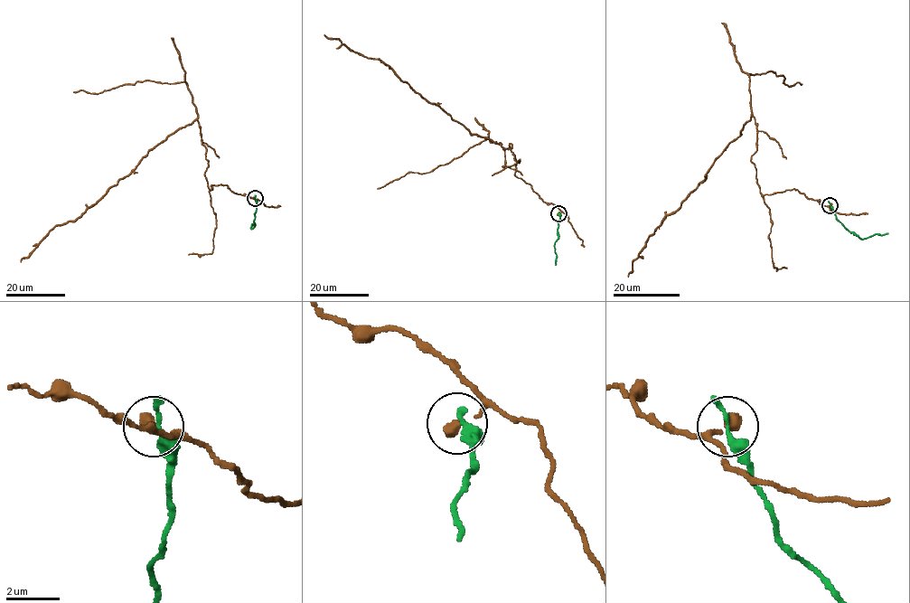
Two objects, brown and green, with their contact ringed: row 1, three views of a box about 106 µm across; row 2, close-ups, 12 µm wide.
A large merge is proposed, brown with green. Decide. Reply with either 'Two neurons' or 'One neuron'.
Two neurons

